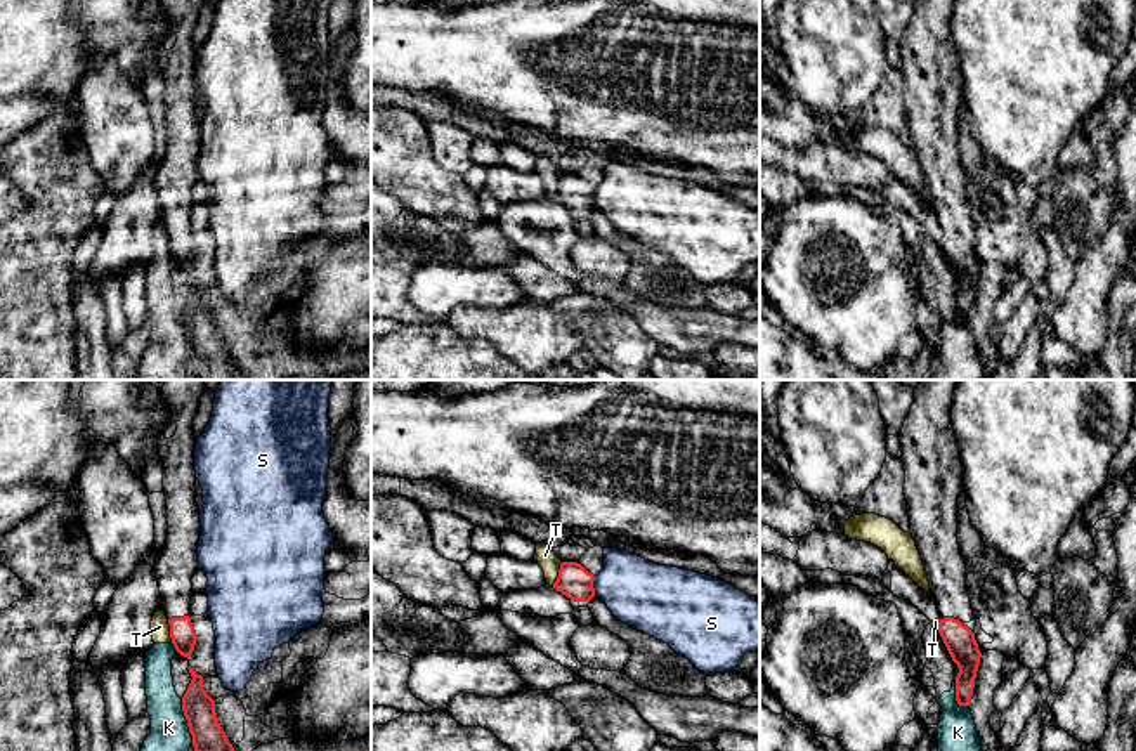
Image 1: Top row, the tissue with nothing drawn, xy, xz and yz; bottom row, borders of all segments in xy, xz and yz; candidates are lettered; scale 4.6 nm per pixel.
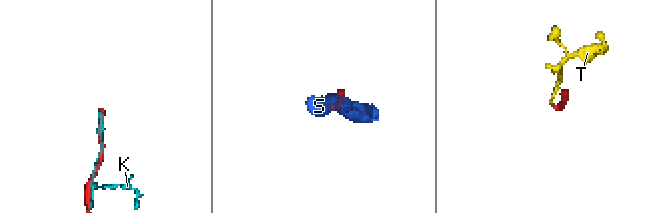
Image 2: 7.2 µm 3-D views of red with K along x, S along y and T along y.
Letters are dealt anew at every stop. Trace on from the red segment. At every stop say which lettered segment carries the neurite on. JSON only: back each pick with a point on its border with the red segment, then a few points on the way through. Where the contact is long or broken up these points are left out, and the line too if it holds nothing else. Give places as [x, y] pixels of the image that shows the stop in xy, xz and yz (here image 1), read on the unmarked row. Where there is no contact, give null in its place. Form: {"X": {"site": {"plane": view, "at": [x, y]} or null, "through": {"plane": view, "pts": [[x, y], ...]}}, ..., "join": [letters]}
{"join": []}

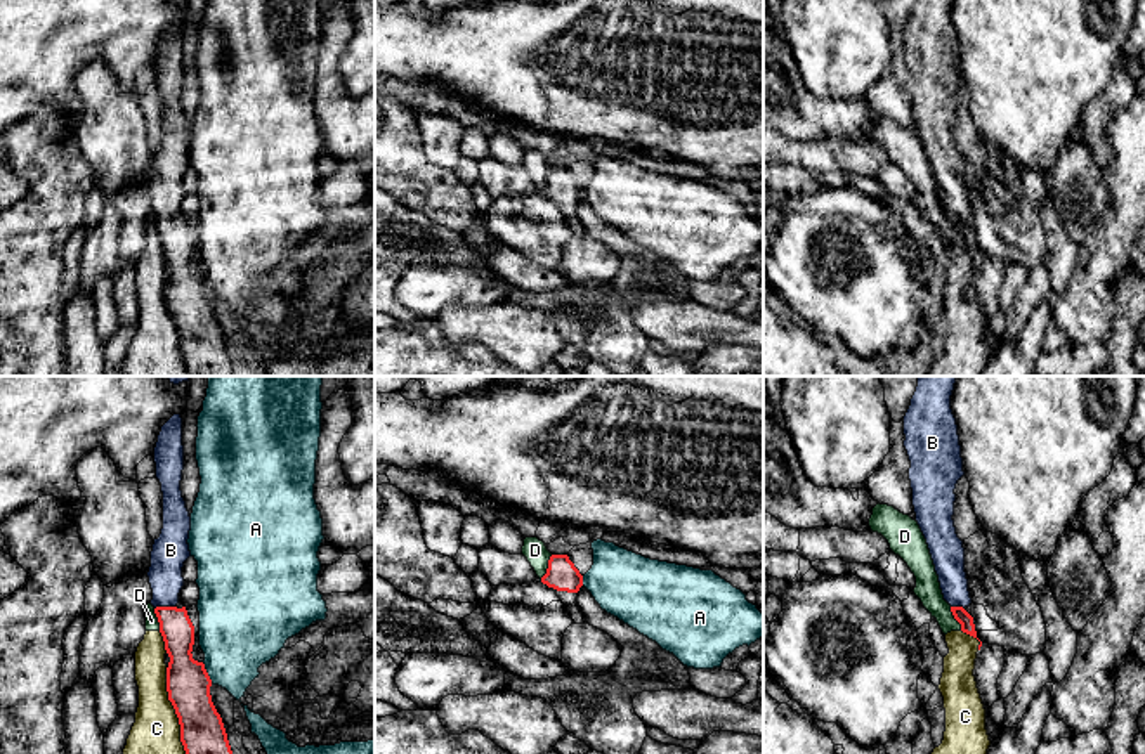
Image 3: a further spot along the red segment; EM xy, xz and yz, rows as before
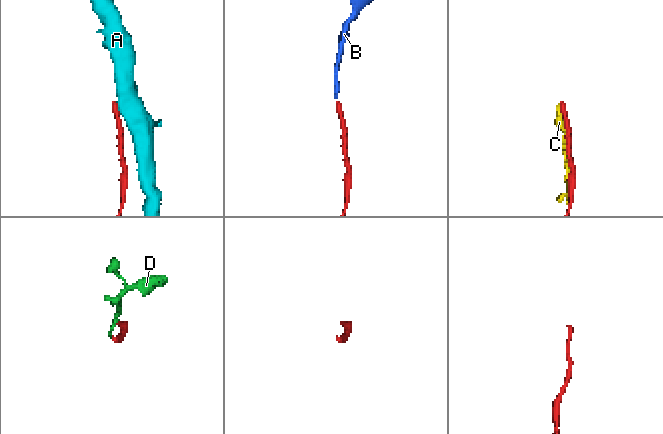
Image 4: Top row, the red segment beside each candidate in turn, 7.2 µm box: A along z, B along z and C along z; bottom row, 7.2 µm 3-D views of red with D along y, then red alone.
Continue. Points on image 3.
{"B": {"site": {"plane": "xy", "at": [163, 219]}}, "join": ["B"]}

